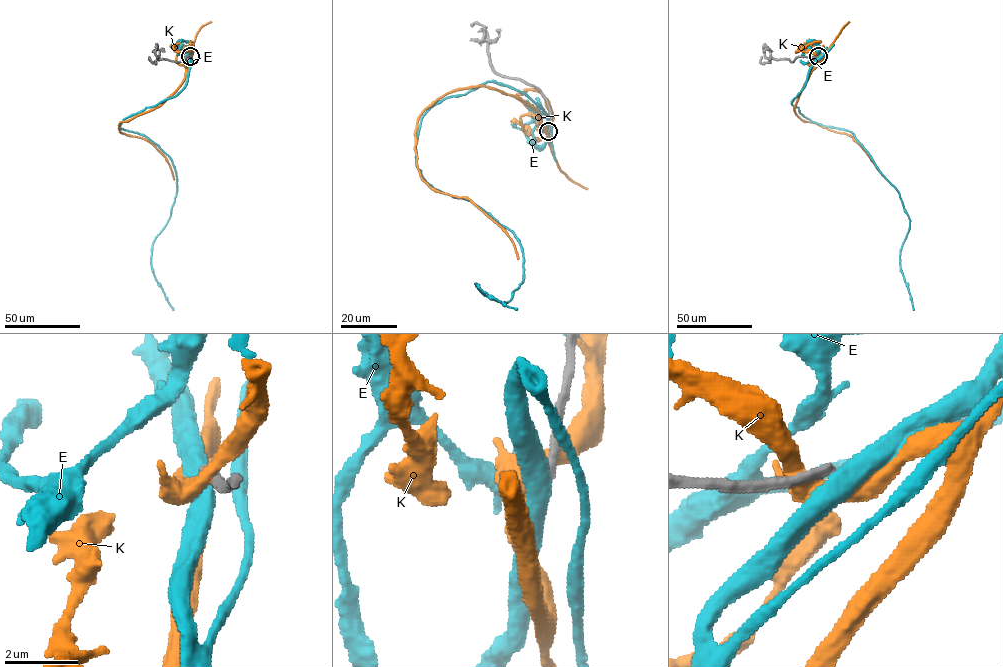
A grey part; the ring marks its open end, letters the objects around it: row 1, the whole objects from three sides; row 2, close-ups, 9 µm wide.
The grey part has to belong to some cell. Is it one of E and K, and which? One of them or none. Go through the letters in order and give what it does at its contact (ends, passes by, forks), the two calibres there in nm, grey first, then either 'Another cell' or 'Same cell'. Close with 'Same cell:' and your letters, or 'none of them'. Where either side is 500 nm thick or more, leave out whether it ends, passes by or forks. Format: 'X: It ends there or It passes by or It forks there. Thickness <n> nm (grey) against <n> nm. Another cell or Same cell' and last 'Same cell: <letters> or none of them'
E: It passes by. Thickness 280 nm (grey) against 480 nm. Another cell
K: It passes by. Thickness 360 nm (grey) against 440 nm. Another cell
Same cell: none of them

